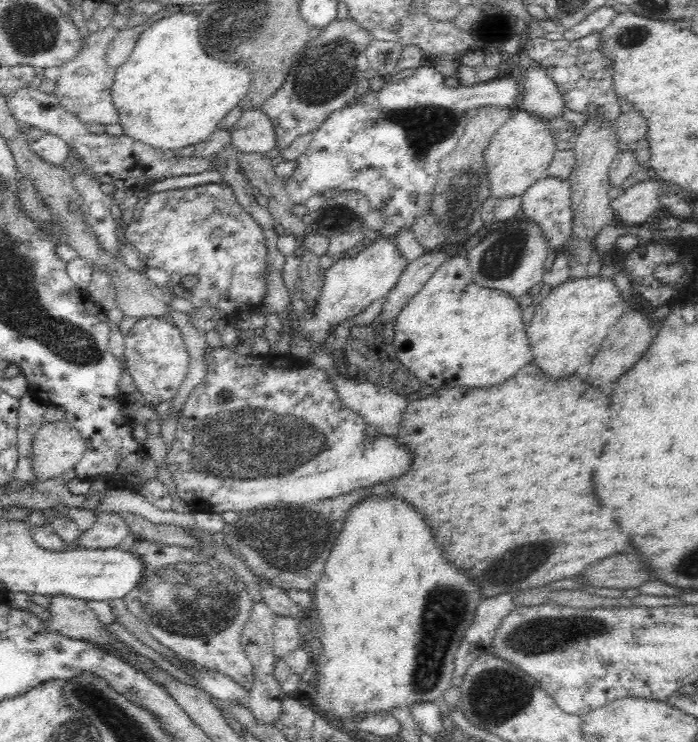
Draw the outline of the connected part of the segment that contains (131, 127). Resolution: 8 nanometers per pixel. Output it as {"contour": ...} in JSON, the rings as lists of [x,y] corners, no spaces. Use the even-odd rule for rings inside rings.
{"contour":[[[197,12],[168,14],[157,17],[138,36],[131,56],[118,66],[111,89],[112,101],[118,111],[119,123],[129,138],[160,150],[176,150],[207,140],[226,114],[246,97],[252,76],[248,68],[236,62],[222,62],[208,56],[200,43]]]}

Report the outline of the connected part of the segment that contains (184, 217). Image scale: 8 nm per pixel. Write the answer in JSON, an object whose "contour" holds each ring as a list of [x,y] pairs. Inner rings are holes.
{"contour":[[[209,182],[191,187],[152,193],[140,199],[125,230],[125,237],[134,245],[145,267],[166,270],[170,275],[169,291],[173,291],[175,296],[186,298],[193,308],[217,308],[225,314],[224,318],[234,321],[241,312],[257,310],[266,296],[266,237],[254,217],[237,202],[228,183]],[[187,274],[198,277],[197,283],[189,290],[180,284]]]}

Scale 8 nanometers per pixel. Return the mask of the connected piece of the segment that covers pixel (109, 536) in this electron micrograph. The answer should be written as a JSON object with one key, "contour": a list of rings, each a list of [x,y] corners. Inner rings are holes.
{"contour":[[[105,511],[97,513],[92,528],[81,532],[78,547],[92,550],[115,548],[127,535],[130,535],[130,532],[126,521],[118,513]]]}

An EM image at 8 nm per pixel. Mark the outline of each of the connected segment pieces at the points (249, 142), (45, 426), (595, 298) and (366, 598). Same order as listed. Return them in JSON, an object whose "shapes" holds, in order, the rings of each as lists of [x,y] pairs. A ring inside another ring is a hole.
{"shapes":[[[[262,109],[243,111],[231,128],[231,144],[240,153],[264,154],[276,146],[276,132]]],[[[66,419],[54,422],[44,420],[32,438],[32,471],[40,481],[58,478],[68,469],[75,468],[85,450],[84,437]]],[[[599,275],[589,277],[574,277],[558,286],[545,291],[545,299],[534,307],[534,314],[526,327],[530,342],[532,360],[528,364],[538,366],[544,375],[550,378],[562,378],[568,374],[584,371],[598,354],[604,338],[617,320],[626,312],[628,301],[620,295],[620,289],[615,286],[613,279],[602,278]]],[[[382,496],[382,498],[372,497],[370,500],[362,499],[360,504],[356,504],[354,508],[347,510],[346,522],[338,534],[337,542],[334,542],[334,548],[330,550],[330,556],[322,577],[316,582],[313,599],[316,602],[316,610],[312,615],[318,618],[320,624],[320,642],[324,652],[314,660],[316,662],[316,680],[314,692],[305,700],[311,700],[315,704],[316,710],[322,712],[332,712],[336,717],[349,718],[350,721],[355,722],[355,718],[366,713],[379,713],[382,711],[392,710],[393,708],[410,706],[414,703],[430,701],[440,706],[439,708],[446,708],[446,714],[450,715],[448,705],[438,702],[438,698],[442,698],[442,694],[452,687],[452,680],[455,672],[454,654],[466,634],[466,630],[472,626],[474,616],[476,615],[477,607],[483,600],[481,596],[480,586],[476,582],[472,582],[468,578],[468,574],[464,570],[458,570],[454,564],[446,562],[440,544],[432,538],[430,526],[424,522],[424,518],[416,512],[416,508],[412,508],[408,502],[396,498],[396,496]]]]}

